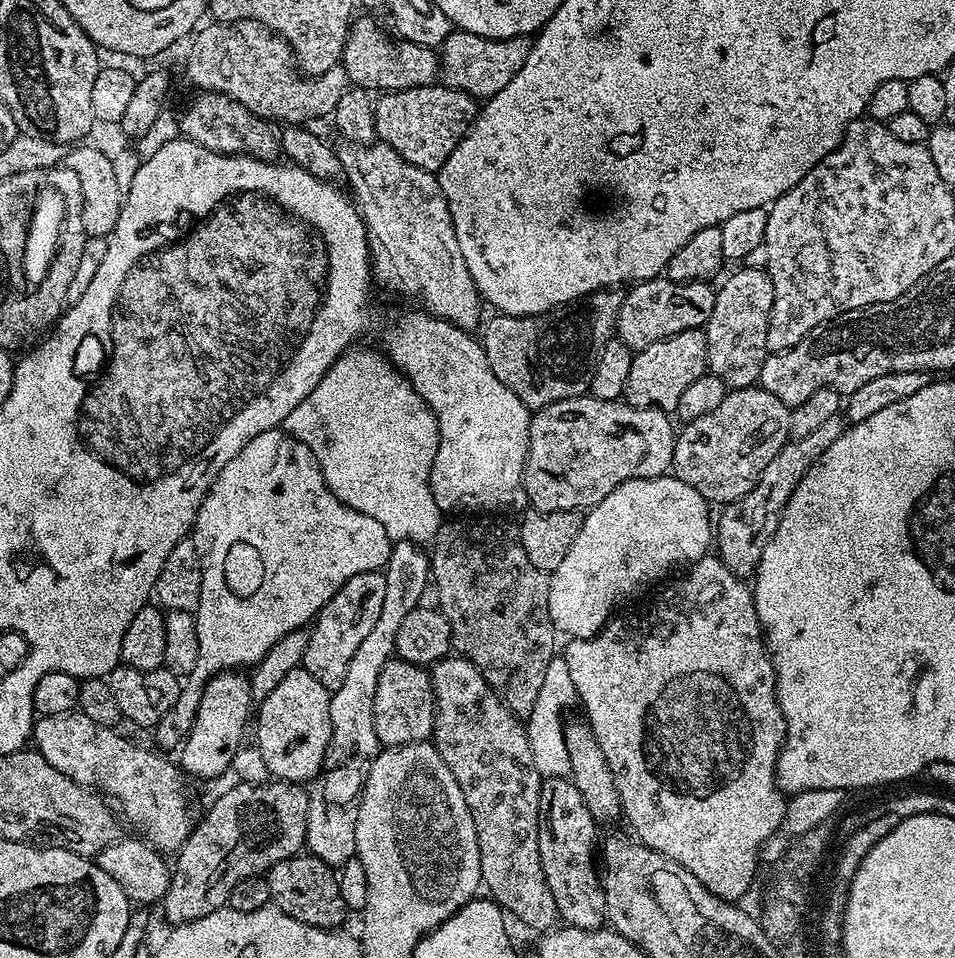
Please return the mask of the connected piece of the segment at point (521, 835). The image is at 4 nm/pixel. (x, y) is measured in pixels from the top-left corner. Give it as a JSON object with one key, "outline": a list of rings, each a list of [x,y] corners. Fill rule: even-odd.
{"outline":[[[449,654],[431,665],[432,693],[436,699],[436,717],[430,737],[436,745],[442,762],[450,766],[454,782],[466,798],[470,818],[474,818],[474,830],[478,834],[480,851],[480,878],[489,897],[496,901],[503,911],[511,912],[524,925],[545,932],[554,928],[559,921],[554,896],[542,874],[542,858],[538,854],[538,806],[540,805],[540,771],[534,766],[530,754],[528,729],[504,705],[500,695],[482,678],[482,674],[459,654]]]}

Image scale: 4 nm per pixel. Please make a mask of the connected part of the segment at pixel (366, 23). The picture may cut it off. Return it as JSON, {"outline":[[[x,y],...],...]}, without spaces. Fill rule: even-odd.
{"outline":[[[357,15],[353,19],[352,26],[348,30],[342,61],[349,85],[369,90],[380,88],[381,93],[386,93],[401,92],[407,88],[421,88],[427,84],[437,83],[442,69],[440,57],[433,49],[407,42],[397,42],[391,35],[389,36],[368,16]]]}

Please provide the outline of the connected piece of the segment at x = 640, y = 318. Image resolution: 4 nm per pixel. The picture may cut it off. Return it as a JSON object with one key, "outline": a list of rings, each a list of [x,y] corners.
{"outline":[[[658,275],[652,280],[633,283],[623,293],[615,335],[633,353],[638,353],[646,346],[654,346],[654,342],[662,342],[662,338],[670,338],[670,334],[703,328],[710,314],[714,314],[715,297],[716,288],[702,280],[674,282]]]}

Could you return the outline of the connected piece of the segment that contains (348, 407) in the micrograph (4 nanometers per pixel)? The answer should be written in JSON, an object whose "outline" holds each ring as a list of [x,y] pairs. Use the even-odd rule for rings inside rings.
{"outline":[[[360,347],[349,348],[336,359],[322,382],[290,410],[282,428],[310,446],[324,481],[343,504],[382,522],[386,534],[394,542],[408,540],[411,544],[424,546],[436,539],[442,523],[440,507],[434,502],[434,494],[428,485],[440,441],[436,415],[387,355],[380,353],[379,356],[372,348]]]}

